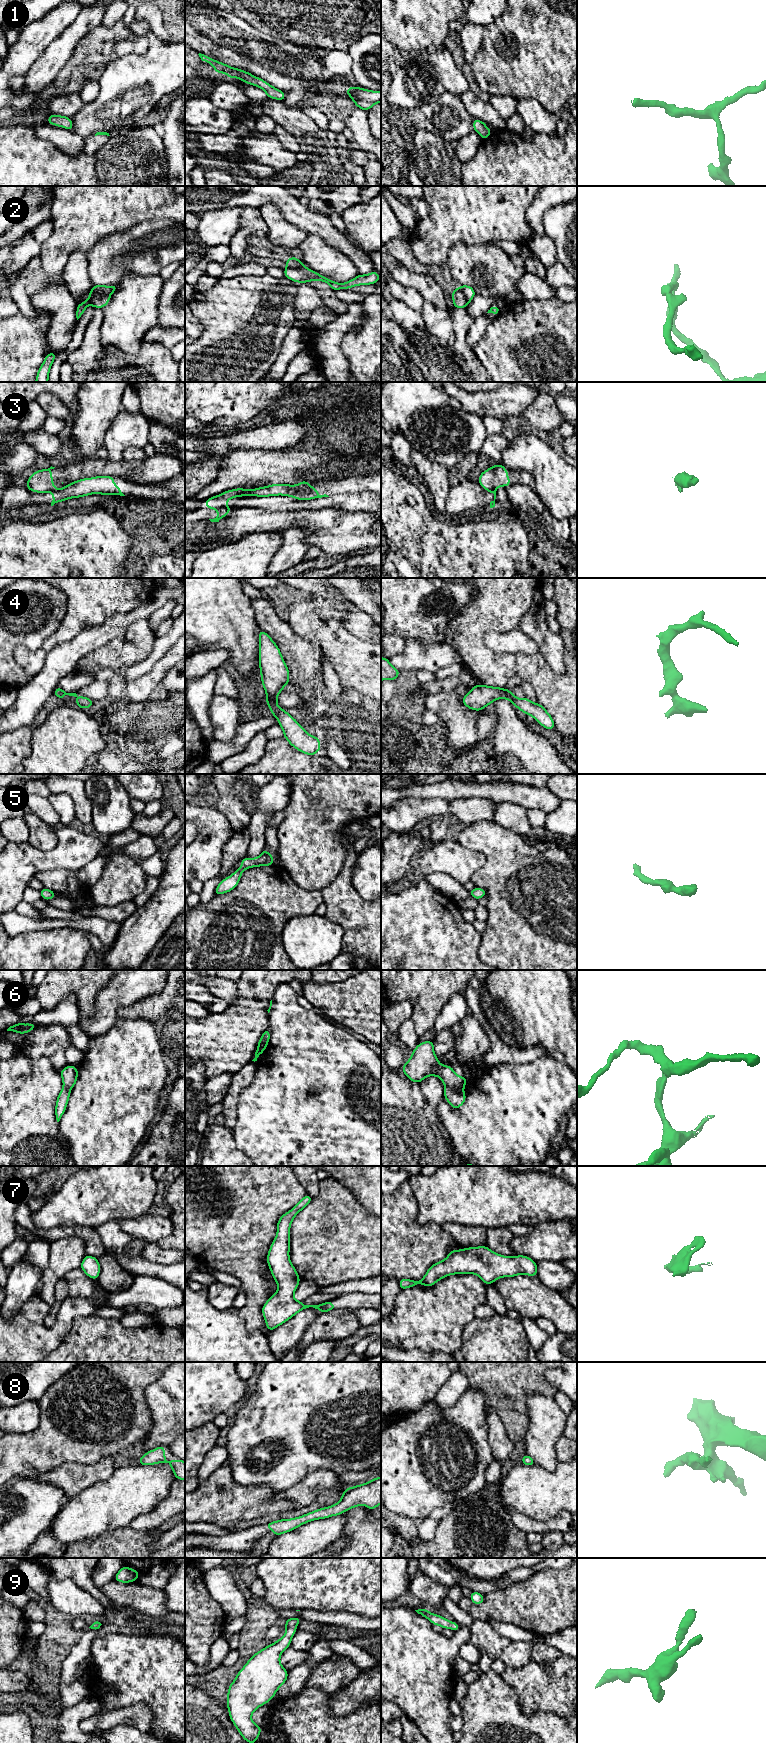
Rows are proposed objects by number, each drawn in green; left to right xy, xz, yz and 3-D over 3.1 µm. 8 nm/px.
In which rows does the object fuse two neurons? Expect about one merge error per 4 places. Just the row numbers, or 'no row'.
2, 3, 6

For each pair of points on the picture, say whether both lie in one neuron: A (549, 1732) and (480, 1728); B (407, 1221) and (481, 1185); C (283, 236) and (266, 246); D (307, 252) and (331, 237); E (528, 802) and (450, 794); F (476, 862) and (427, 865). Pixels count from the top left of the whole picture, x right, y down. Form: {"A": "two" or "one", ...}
{"A": "one", "B": "two", "C": "two", "D": "two", "E": "one", "F": "one"}

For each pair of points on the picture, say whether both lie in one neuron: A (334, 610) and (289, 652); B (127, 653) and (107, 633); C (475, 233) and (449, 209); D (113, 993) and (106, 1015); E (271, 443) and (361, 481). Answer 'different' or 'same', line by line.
A: different
B: different
C: same
D: same
E: different

